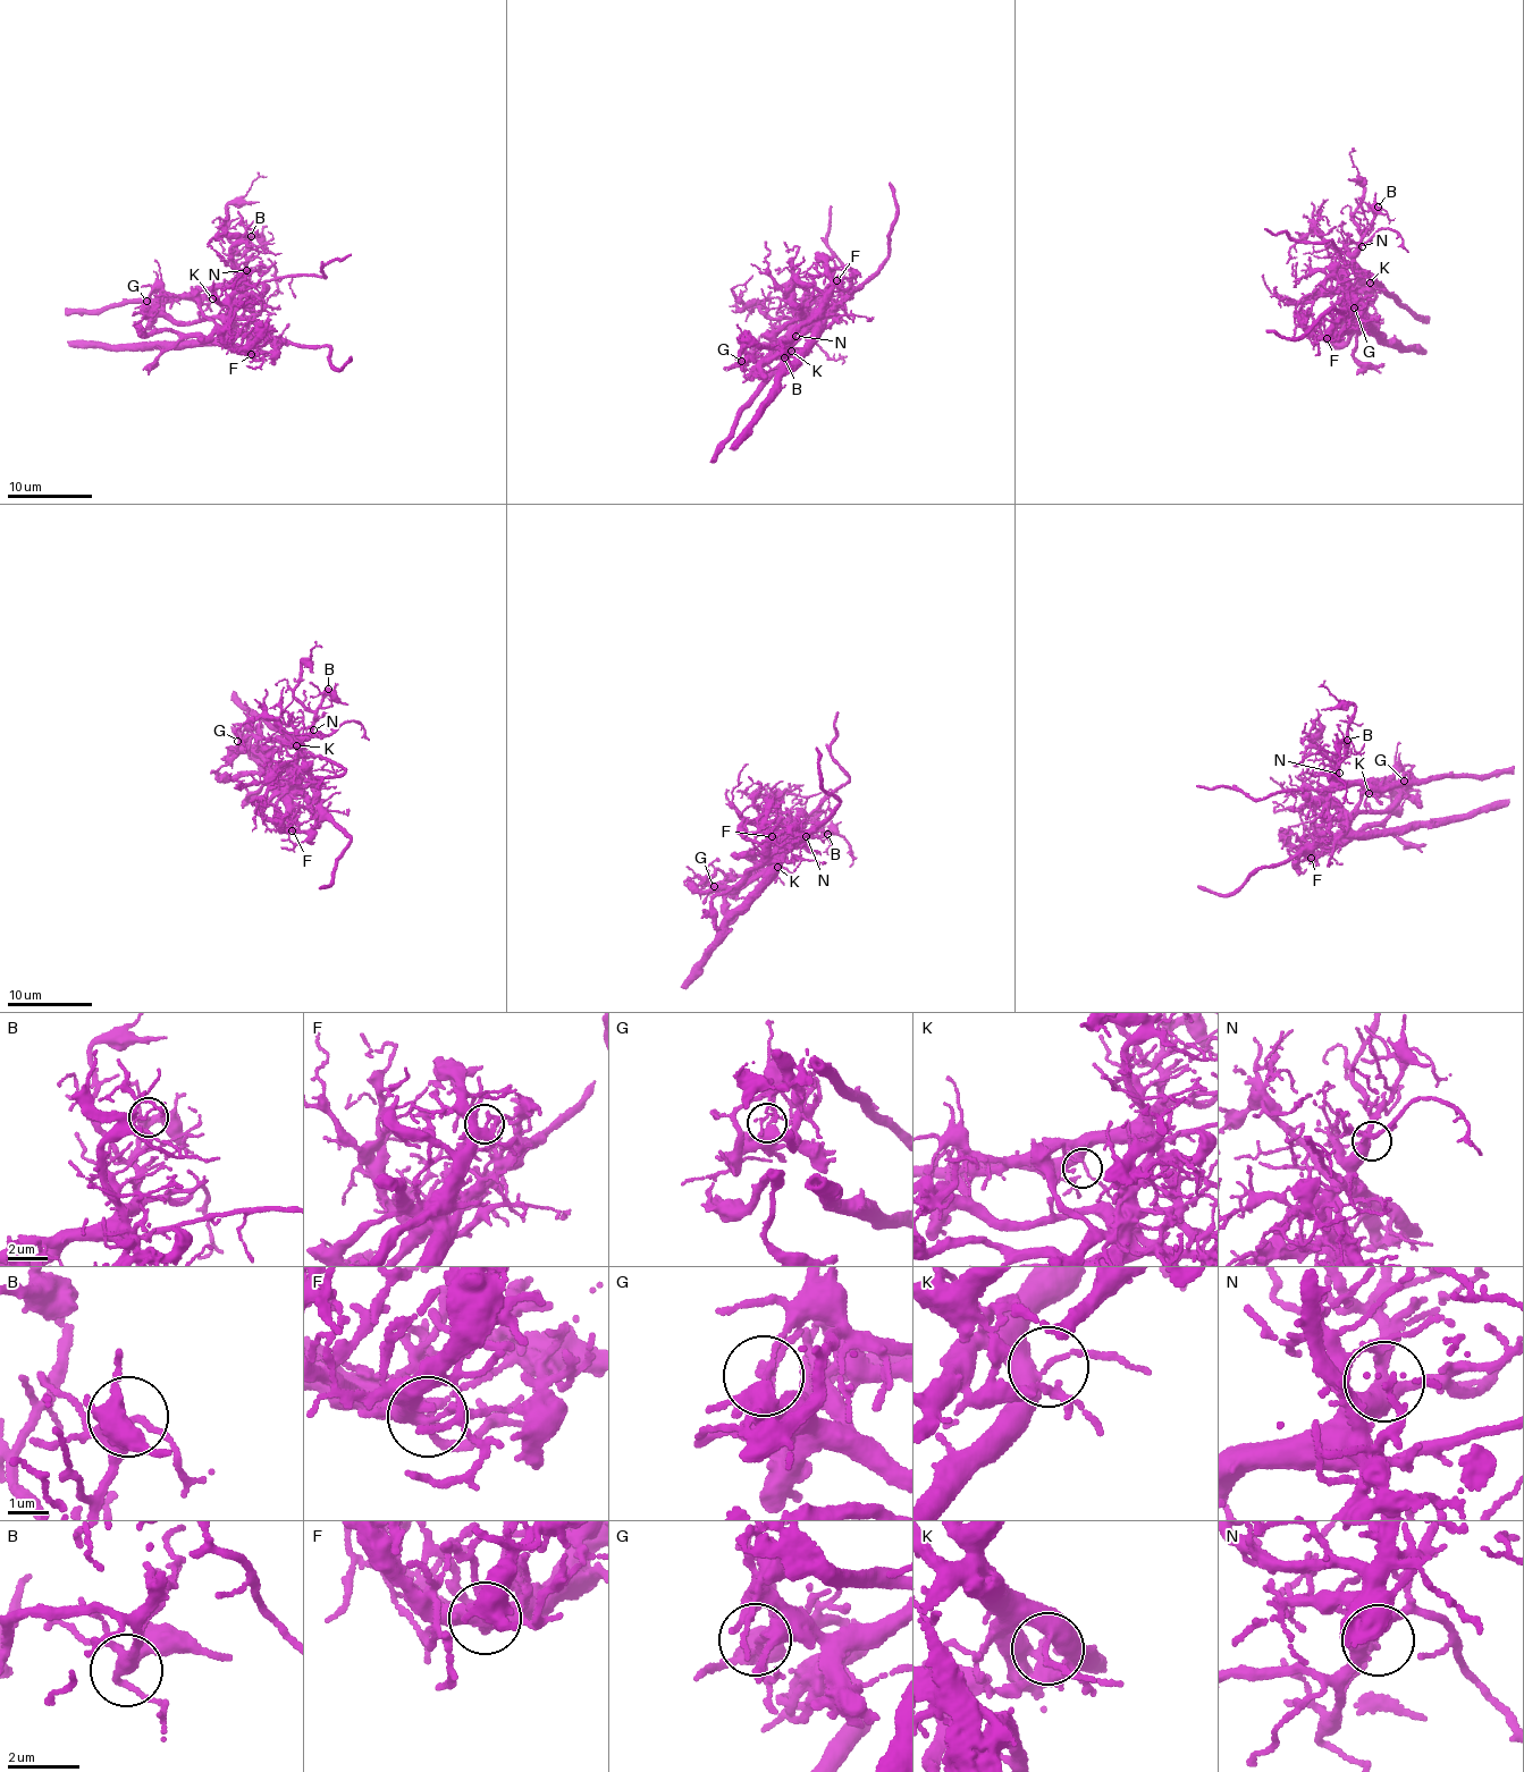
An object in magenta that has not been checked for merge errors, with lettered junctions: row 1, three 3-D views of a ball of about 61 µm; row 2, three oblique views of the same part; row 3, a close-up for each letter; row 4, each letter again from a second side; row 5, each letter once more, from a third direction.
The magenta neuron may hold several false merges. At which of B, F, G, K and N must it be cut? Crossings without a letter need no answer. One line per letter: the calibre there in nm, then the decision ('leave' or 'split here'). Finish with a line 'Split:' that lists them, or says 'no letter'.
B: 340 nm | leave
F: 380 nm | leave
G: 200 nm | split here
K: 240 nm | leave
N: 360 nm | leave
Split: G

